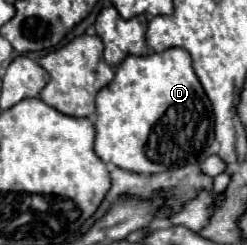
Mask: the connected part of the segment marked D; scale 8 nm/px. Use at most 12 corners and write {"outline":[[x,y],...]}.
{"outline":[[171,47],[97,97],[95,153],[151,175],[195,163],[213,109]]}

